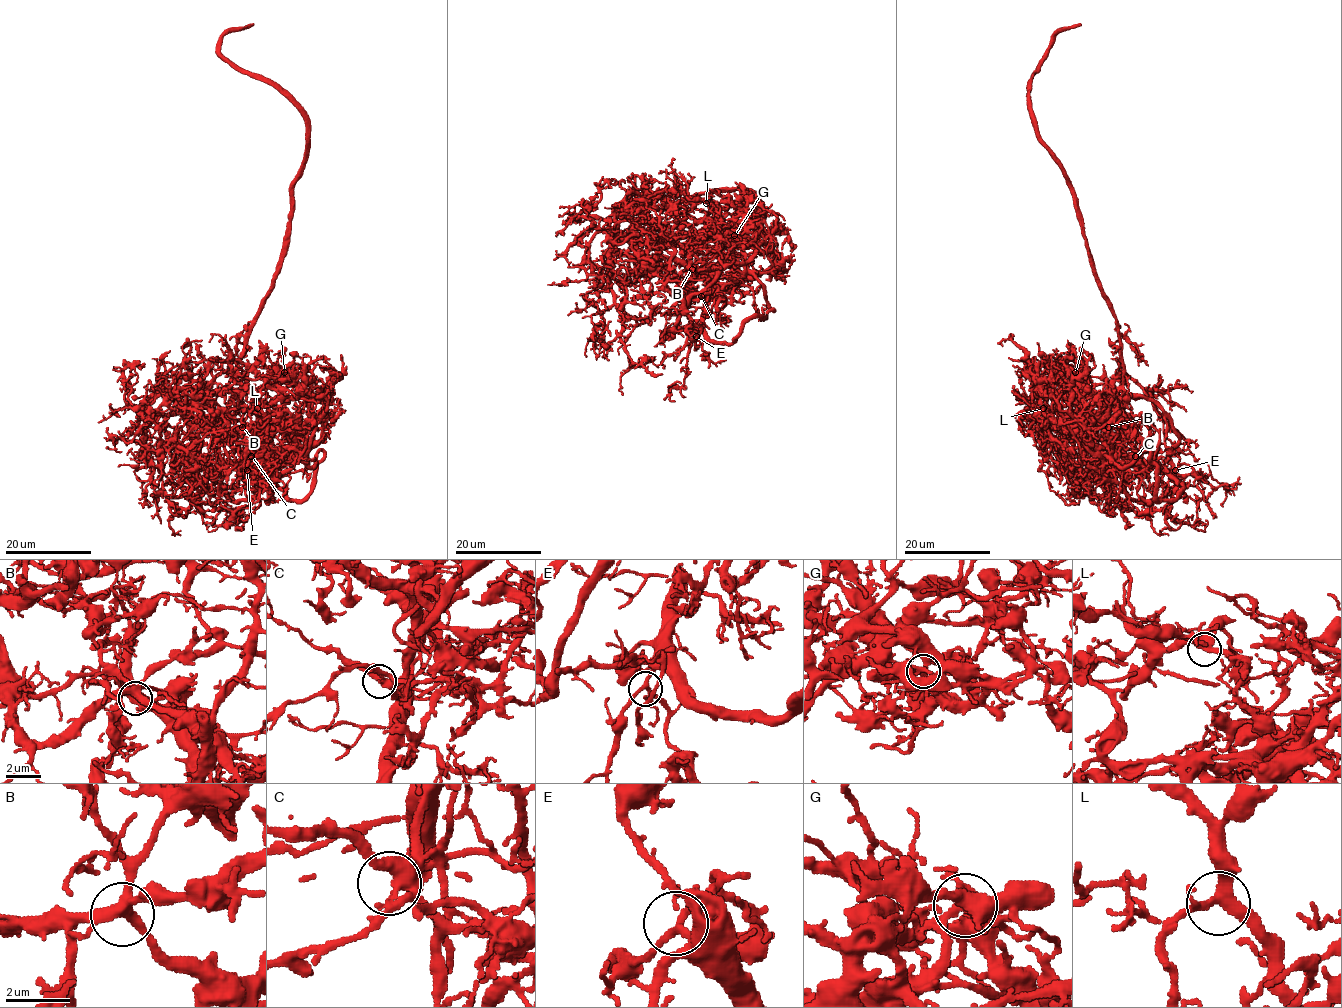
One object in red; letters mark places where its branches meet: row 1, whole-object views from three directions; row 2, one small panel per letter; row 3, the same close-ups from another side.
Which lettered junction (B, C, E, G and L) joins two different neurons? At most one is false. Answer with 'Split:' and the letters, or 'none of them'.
Split: G

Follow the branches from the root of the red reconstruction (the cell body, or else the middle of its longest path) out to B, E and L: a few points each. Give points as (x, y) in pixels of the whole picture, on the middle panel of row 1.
B: (709, 271), (690, 283), (678, 284), (687, 282), (689, 268), (697, 268), (692, 269)
E: (709, 271), (690, 283), (678, 284), (683, 291), (683, 305), (677, 327), (697, 325), (696, 336)
L: (709, 271), (690, 283), (678, 284), (675, 274), (660, 259), (657, 251), (657, 243), (697, 203), (706, 203)

